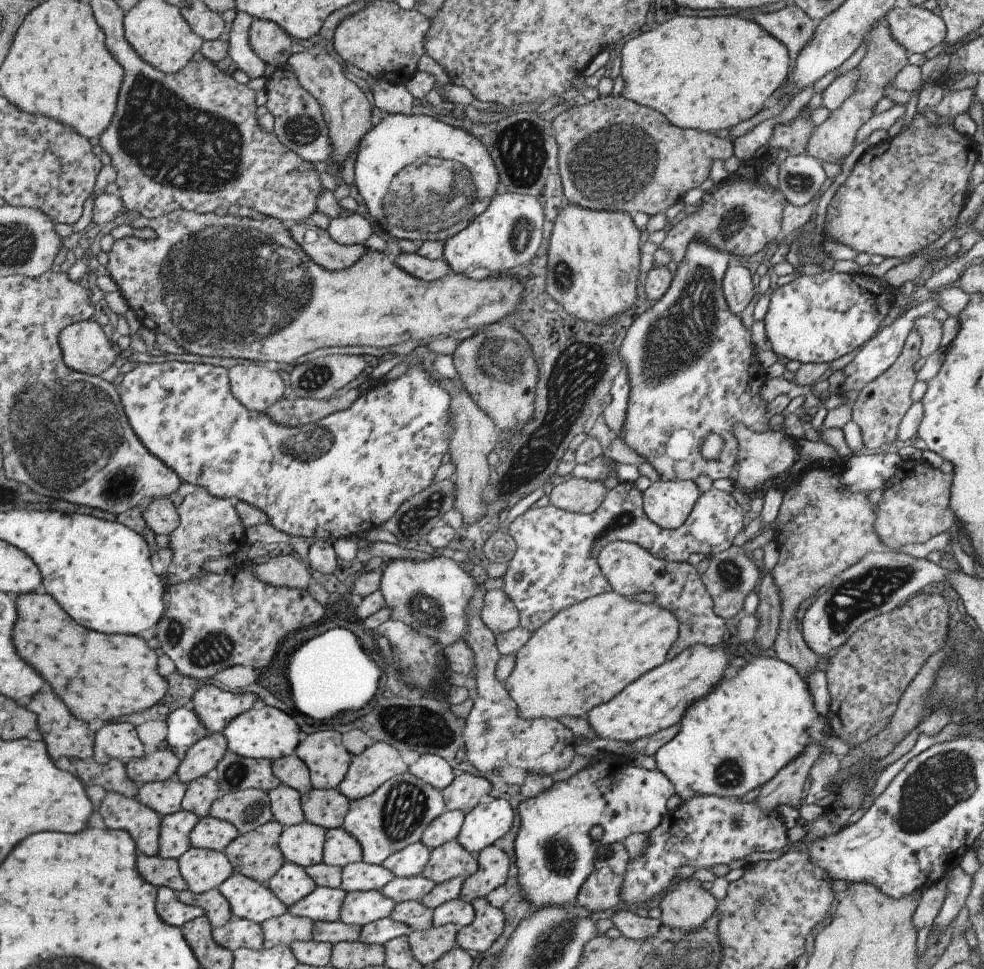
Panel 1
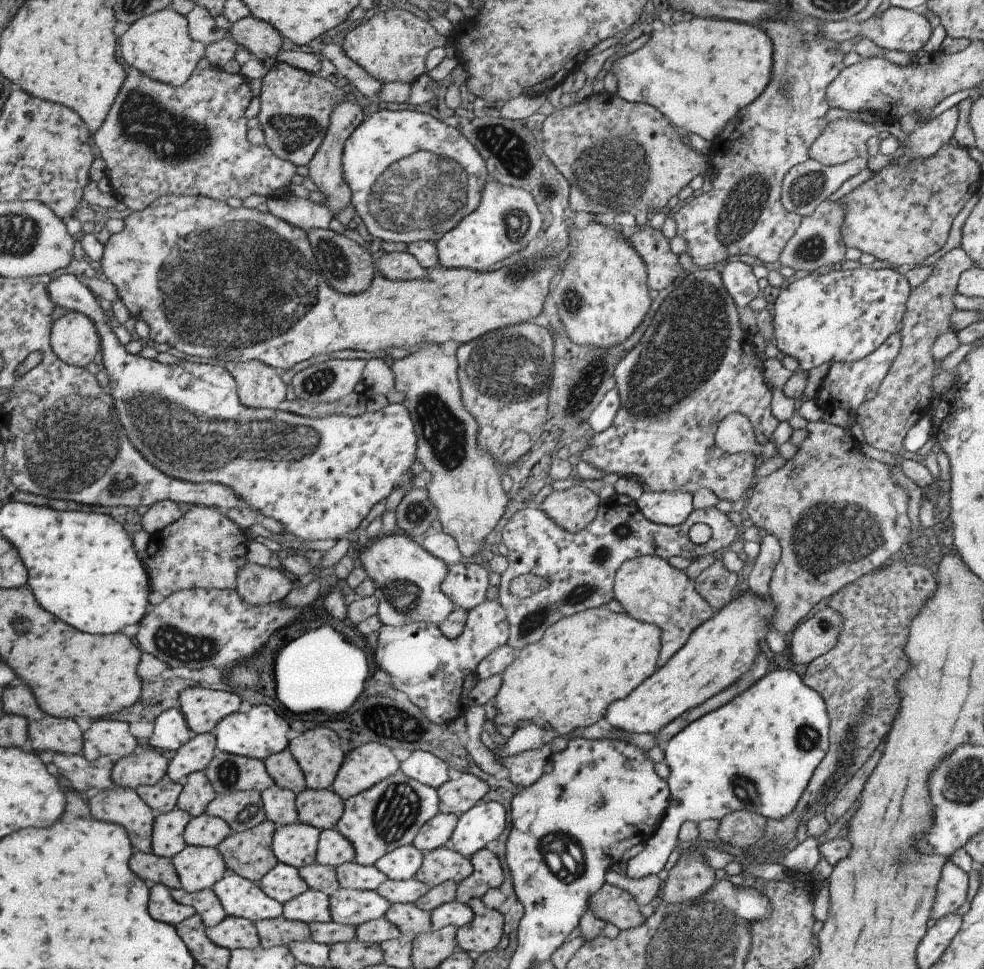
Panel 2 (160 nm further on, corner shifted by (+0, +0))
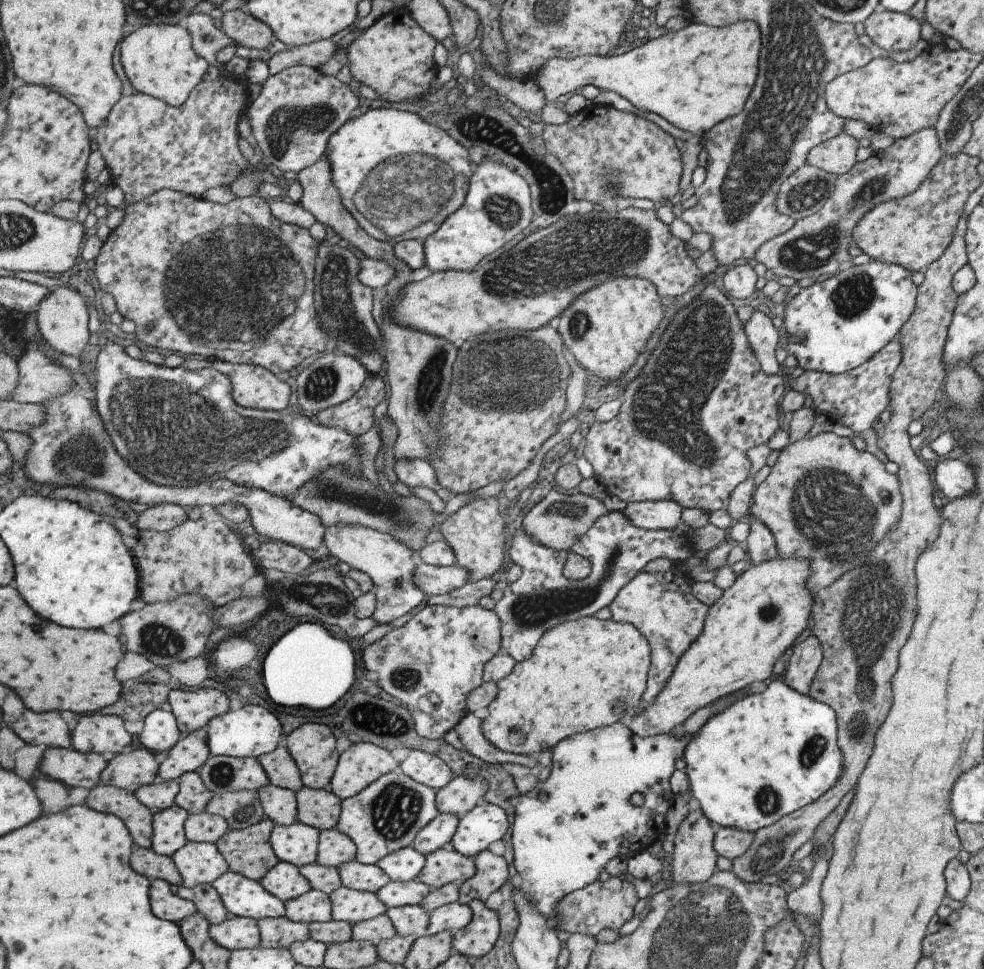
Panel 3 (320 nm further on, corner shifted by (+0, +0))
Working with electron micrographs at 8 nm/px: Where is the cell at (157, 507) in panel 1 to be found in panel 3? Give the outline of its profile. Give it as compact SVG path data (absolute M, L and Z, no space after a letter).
M163 503L153 505L138 516L138 530L153 530L169 532L179 524L189 520L187 512L179 504Z

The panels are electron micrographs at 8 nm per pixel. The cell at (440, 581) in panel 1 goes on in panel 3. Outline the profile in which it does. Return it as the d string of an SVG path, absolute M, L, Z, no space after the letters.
M335 524L335 526L326 528L324 545L333 556L339 559L343 568L361 570L371 575L374 584L379 590L376 611L372 617L378 622L380 632L382 626L401 618L401 616L405 616L405 614L409 614L409 612L413 612L425 598L430 598L425 591L414 583L414 574L419 572L422 566L418 553L415 550L411 550L411 546L399 542L399 538L395 538L394 535L386 534L361 524Z

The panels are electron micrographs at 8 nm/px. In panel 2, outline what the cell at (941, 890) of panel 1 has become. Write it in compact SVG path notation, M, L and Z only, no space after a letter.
M951 861L945 862L935 888L930 918L939 919L956 912L966 900L968 886L967 873Z

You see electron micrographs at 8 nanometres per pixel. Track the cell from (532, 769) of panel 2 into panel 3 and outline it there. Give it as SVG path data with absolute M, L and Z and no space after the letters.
M471 711L462 722L456 727L456 732L464 746L464 749L474 758L487 765L519 764L525 768L536 769L538 762L536 756L521 755L502 752L500 749L491 746L481 733L481 720L478 713Z

